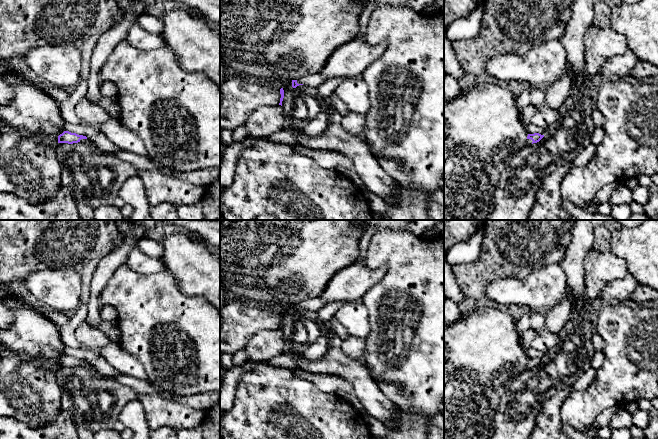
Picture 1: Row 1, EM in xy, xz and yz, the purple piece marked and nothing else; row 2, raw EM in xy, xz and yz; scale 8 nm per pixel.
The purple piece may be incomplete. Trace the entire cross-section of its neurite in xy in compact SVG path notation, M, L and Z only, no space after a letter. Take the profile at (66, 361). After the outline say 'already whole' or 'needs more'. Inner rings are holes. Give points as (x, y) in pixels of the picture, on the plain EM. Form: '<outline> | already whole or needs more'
M64 355L62 358L58 360L58 367L73 368L78 366L86 367L93 375L97 377L105 377L104 375L99 373L98 370L91 364L89 364L86 360L71 357L69 355Z | needs more

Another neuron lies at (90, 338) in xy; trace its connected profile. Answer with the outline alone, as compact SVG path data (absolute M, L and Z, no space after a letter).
M82 323L75 330L75 338L83 349L96 354L101 354L101 350L111 342L101 330L89 323Z

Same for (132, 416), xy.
M138 400L128 402L119 413L117 420L120 421L125 428L133 431L134 435L132 439L151 439L145 410Z

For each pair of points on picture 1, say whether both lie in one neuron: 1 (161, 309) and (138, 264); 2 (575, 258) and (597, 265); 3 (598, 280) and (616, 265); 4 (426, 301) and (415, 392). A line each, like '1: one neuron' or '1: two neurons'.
1: two neurons
2: two neurons
3: one neuron
4: one neuron

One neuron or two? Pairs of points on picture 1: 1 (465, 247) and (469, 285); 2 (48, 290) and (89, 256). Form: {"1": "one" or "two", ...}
{"1": "two", "2": "two"}

